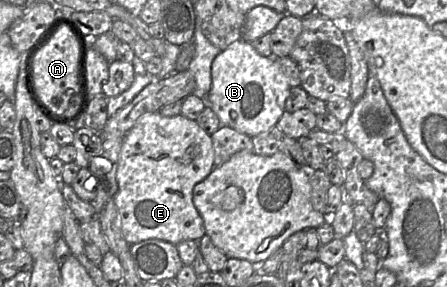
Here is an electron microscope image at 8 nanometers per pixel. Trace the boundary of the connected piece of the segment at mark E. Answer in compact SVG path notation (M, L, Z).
M159 112L140 117L124 137L116 172L118 191L114 203L125 240L130 245L148 239L158 239L175 245L186 240L199 241L206 233L203 219L193 203L193 188L214 168L212 138L195 120L181 114L162 116Z

